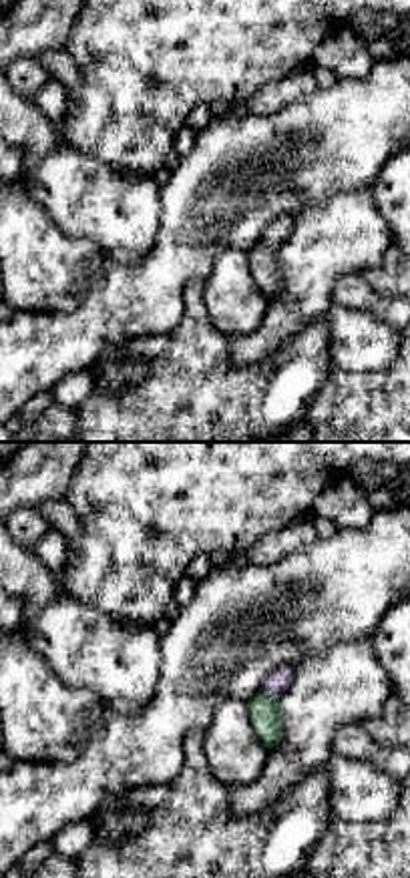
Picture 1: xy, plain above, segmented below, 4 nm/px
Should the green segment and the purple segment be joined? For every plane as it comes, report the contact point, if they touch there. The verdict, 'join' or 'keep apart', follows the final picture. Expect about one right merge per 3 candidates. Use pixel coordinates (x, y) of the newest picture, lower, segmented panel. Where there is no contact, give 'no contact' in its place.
meets green at (272, 694)

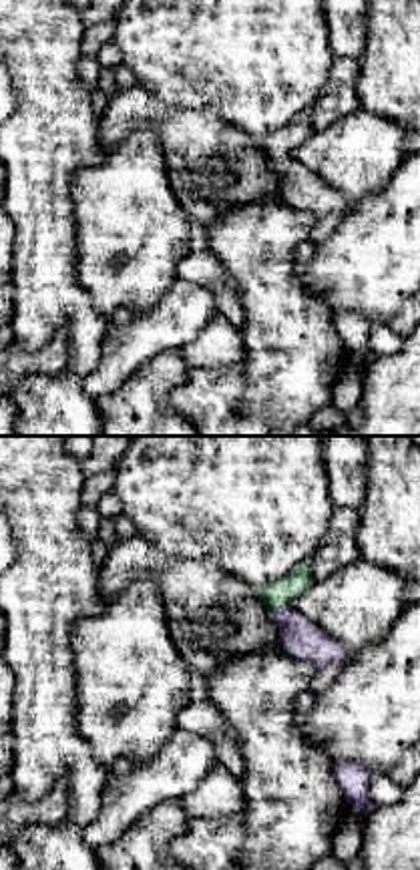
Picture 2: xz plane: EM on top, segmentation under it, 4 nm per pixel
meets green at (280, 607)

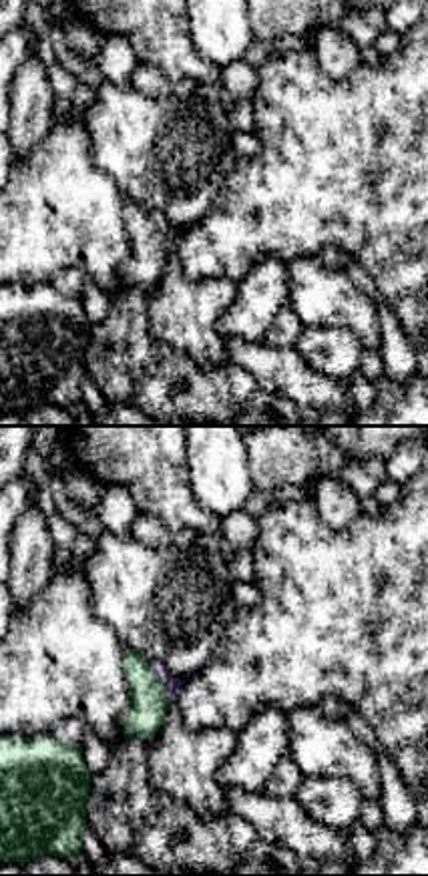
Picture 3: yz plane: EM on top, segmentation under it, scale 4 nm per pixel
meets green at (161, 684)

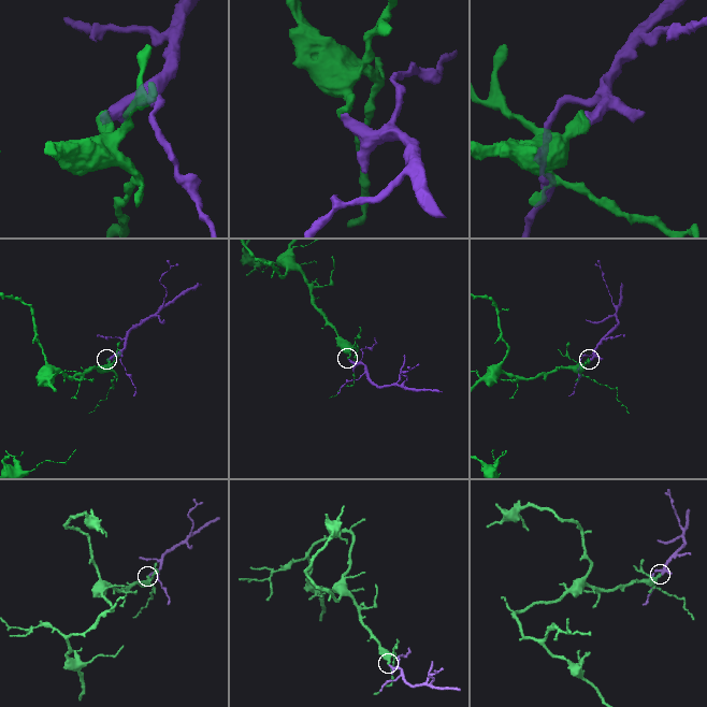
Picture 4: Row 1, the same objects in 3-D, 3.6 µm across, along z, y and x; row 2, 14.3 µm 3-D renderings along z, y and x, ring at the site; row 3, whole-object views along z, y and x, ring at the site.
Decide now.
join

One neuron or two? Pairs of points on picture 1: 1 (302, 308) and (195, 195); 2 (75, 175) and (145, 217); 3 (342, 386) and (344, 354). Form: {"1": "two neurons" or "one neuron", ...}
{"1": "two neurons", "2": "one neuron", "3": "two neurons"}

